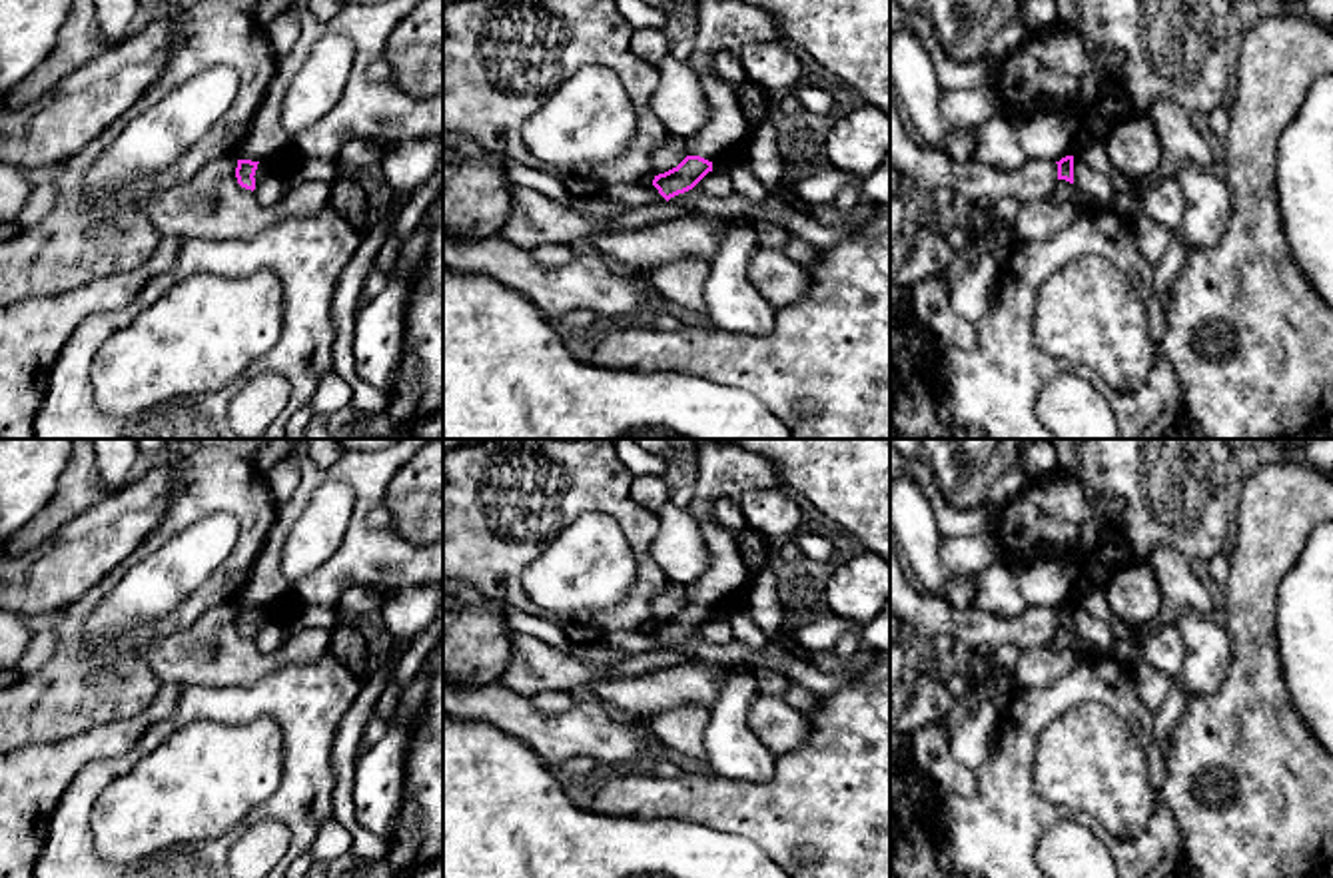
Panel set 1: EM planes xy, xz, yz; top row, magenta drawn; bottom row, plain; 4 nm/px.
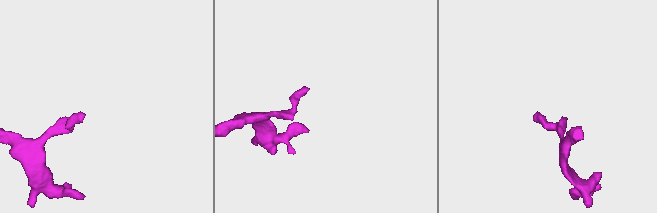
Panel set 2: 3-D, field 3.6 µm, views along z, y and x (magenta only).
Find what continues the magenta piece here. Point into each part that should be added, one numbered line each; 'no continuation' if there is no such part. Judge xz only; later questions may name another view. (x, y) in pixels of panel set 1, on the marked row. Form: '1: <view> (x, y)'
1: xz (723, 24)

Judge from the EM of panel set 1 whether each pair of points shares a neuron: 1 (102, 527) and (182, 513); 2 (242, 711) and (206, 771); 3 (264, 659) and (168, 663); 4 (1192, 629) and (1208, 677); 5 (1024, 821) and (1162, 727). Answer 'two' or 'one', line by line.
1: two
2: two
3: one
4: one
5: two

